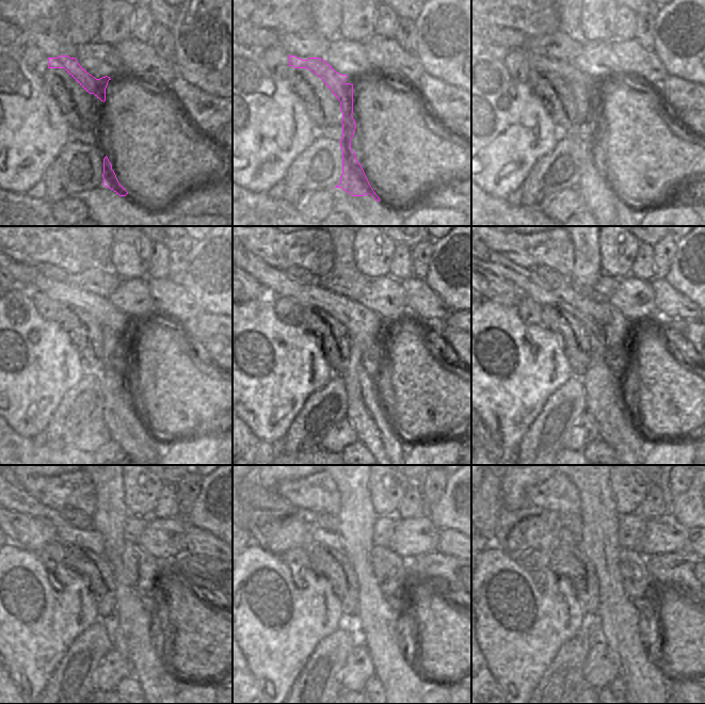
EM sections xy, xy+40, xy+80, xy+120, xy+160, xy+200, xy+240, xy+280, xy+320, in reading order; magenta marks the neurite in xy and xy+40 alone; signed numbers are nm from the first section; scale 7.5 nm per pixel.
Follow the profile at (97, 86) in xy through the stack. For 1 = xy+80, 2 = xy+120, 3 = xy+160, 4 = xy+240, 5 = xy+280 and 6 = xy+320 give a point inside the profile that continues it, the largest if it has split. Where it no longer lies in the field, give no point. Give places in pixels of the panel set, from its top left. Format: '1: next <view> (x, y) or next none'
1: next xy+80 (598, 198)
2: next xy+120 (116, 393)
3: next xy+160 (358, 397)
4: next xy+240 (119, 640)
5: next xy+280 (351, 623)
6: next xy+320 (588, 619)

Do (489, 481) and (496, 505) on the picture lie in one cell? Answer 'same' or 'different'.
same

